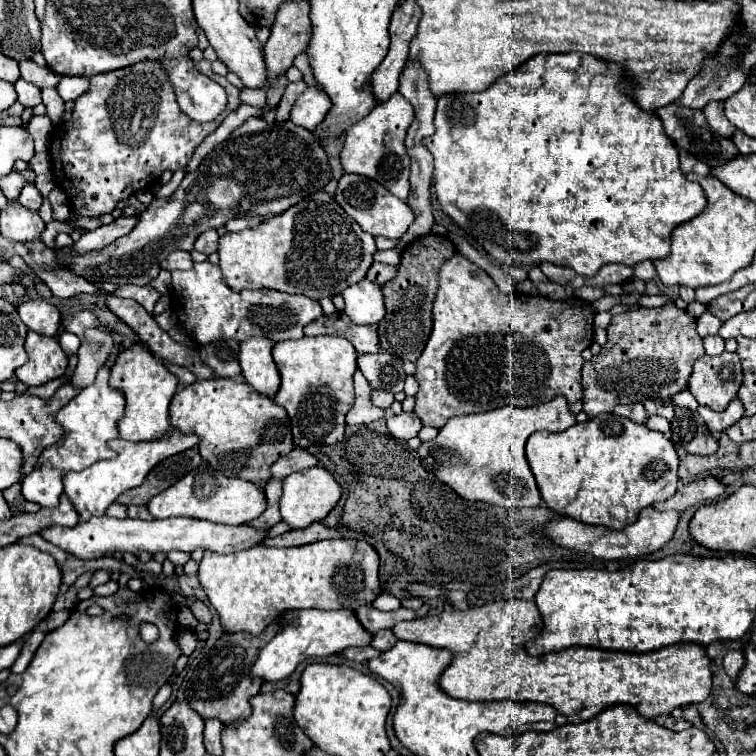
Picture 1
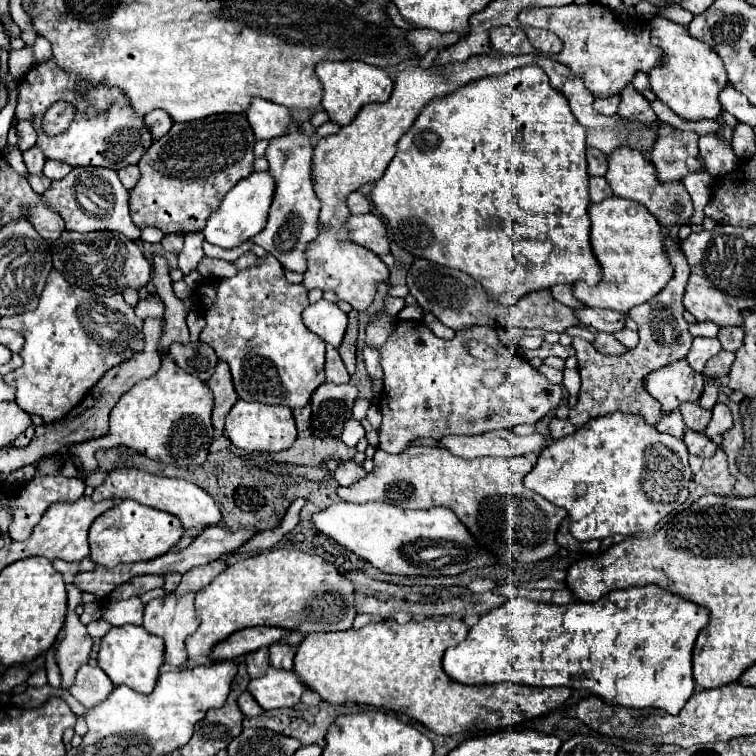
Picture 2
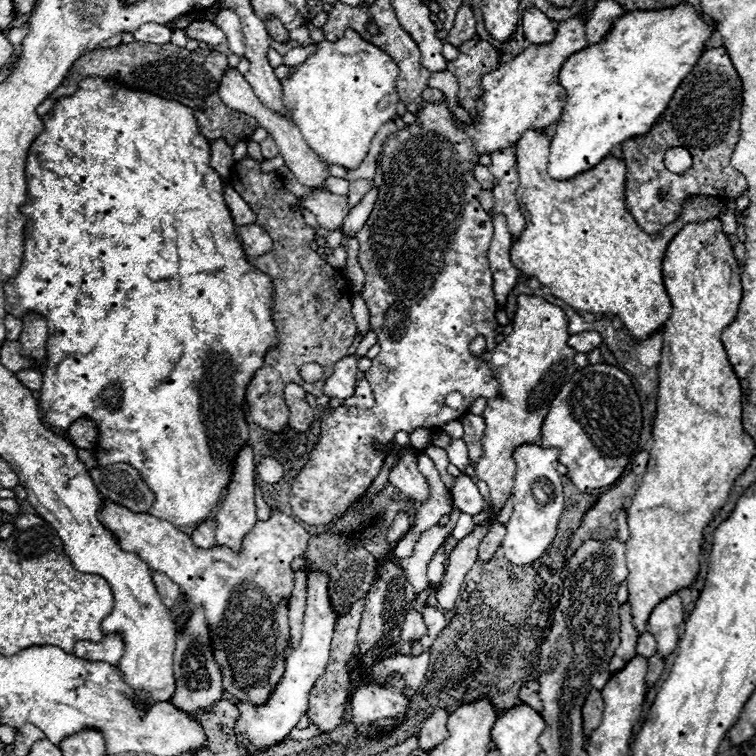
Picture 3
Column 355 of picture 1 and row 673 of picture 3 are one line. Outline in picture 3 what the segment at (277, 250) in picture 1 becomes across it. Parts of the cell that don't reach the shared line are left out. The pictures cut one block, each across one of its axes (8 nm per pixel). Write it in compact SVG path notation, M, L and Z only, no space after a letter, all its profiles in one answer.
M106 502L100 510L100 520L106 524L120 540L126 552L136 552L154 572L166 574L180 590L188 596L192 604L198 604L206 612L206 624L210 630L212 652L214 660L220 666L222 674L222 688L226 694L236 702L248 702L252 706L264 706L284 674L286 656L288 656L288 640L290 640L290 626L288 626L288 600L294 586L294 572L290 568L292 560L304 554L308 546L308 532L288 514L280 510L272 510L270 518L264 522L256 522L254 530L246 534L242 540L242 550L234 552L226 546L214 544L210 550L194 546L192 538L170 522L154 518L150 514L134 514L114 502Z

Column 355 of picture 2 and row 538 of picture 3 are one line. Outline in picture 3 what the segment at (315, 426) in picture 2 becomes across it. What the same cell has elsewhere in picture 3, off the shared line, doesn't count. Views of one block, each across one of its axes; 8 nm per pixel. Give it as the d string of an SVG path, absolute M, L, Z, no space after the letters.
M398 512L390 530L386 532L386 542L396 544L400 538L404 538L412 528L412 520L408 518L408 512Z

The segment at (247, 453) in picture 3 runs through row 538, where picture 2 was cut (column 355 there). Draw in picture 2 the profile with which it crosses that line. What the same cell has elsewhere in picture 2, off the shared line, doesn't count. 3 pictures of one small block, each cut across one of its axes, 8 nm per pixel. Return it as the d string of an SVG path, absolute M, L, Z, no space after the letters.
M362 214L362 216L352 216L346 224L350 232L350 240L366 246L374 254L388 254L390 252L390 240L388 240L388 230L386 224L376 216L376 214Z

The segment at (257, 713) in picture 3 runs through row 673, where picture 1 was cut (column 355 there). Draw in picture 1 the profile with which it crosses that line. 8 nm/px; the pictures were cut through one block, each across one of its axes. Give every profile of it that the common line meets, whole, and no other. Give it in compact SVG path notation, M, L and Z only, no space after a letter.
M356 284L348 286L342 292L342 296L344 296L344 302L346 302L344 312L348 312L346 316L354 324L360 324L360 326L378 324L386 314L384 312L384 302L360 302L360 296L356 296Z

